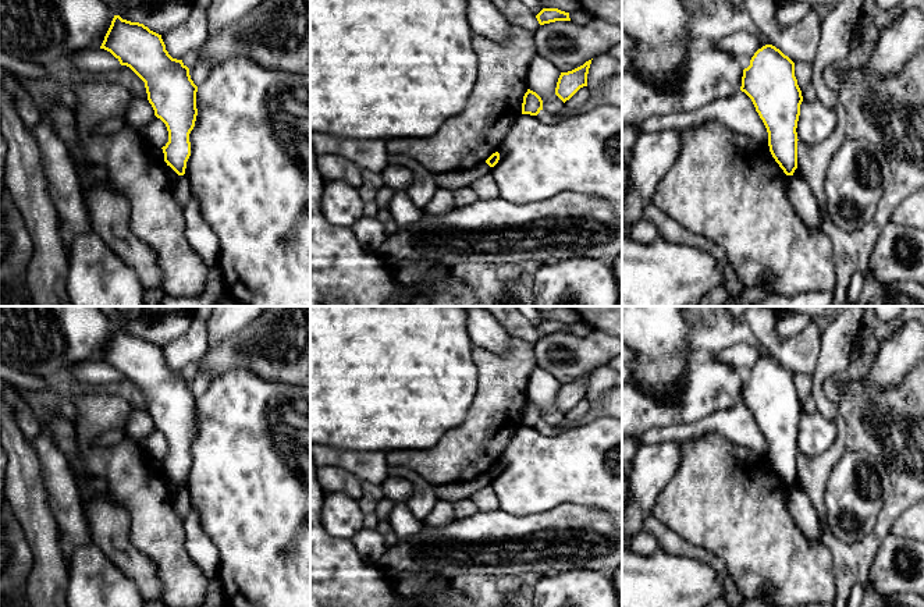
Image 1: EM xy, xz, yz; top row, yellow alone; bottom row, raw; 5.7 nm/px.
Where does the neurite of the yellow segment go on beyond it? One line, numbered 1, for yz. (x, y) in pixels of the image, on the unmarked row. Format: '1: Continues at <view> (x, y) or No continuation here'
1: No continuation here

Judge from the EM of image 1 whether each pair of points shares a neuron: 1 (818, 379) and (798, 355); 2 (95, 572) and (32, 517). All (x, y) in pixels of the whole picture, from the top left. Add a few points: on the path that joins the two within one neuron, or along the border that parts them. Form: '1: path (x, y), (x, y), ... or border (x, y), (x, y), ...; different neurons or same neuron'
1: border (821, 341), (817, 366), (810, 376); different neurons
2: border (68, 564), (68, 586), (66, 592); different neurons

